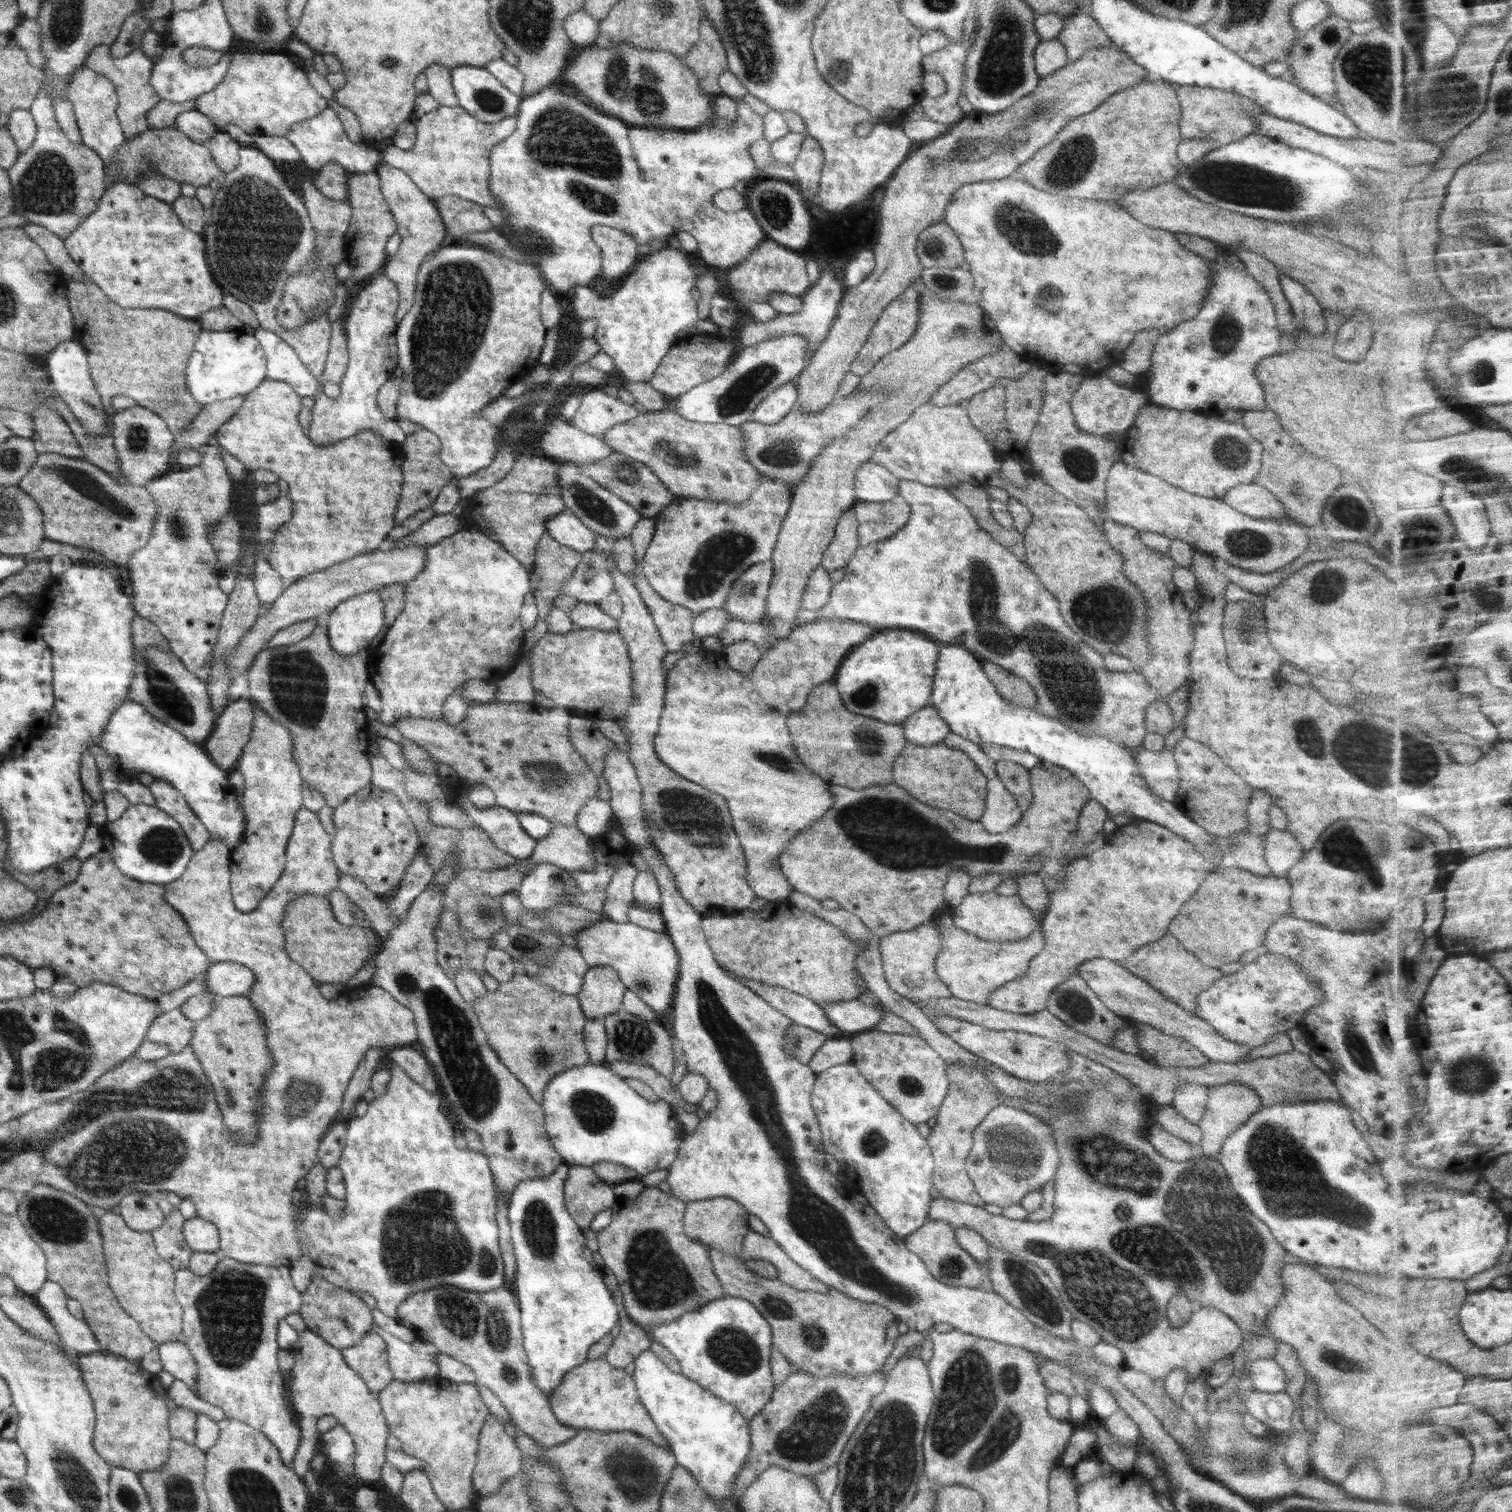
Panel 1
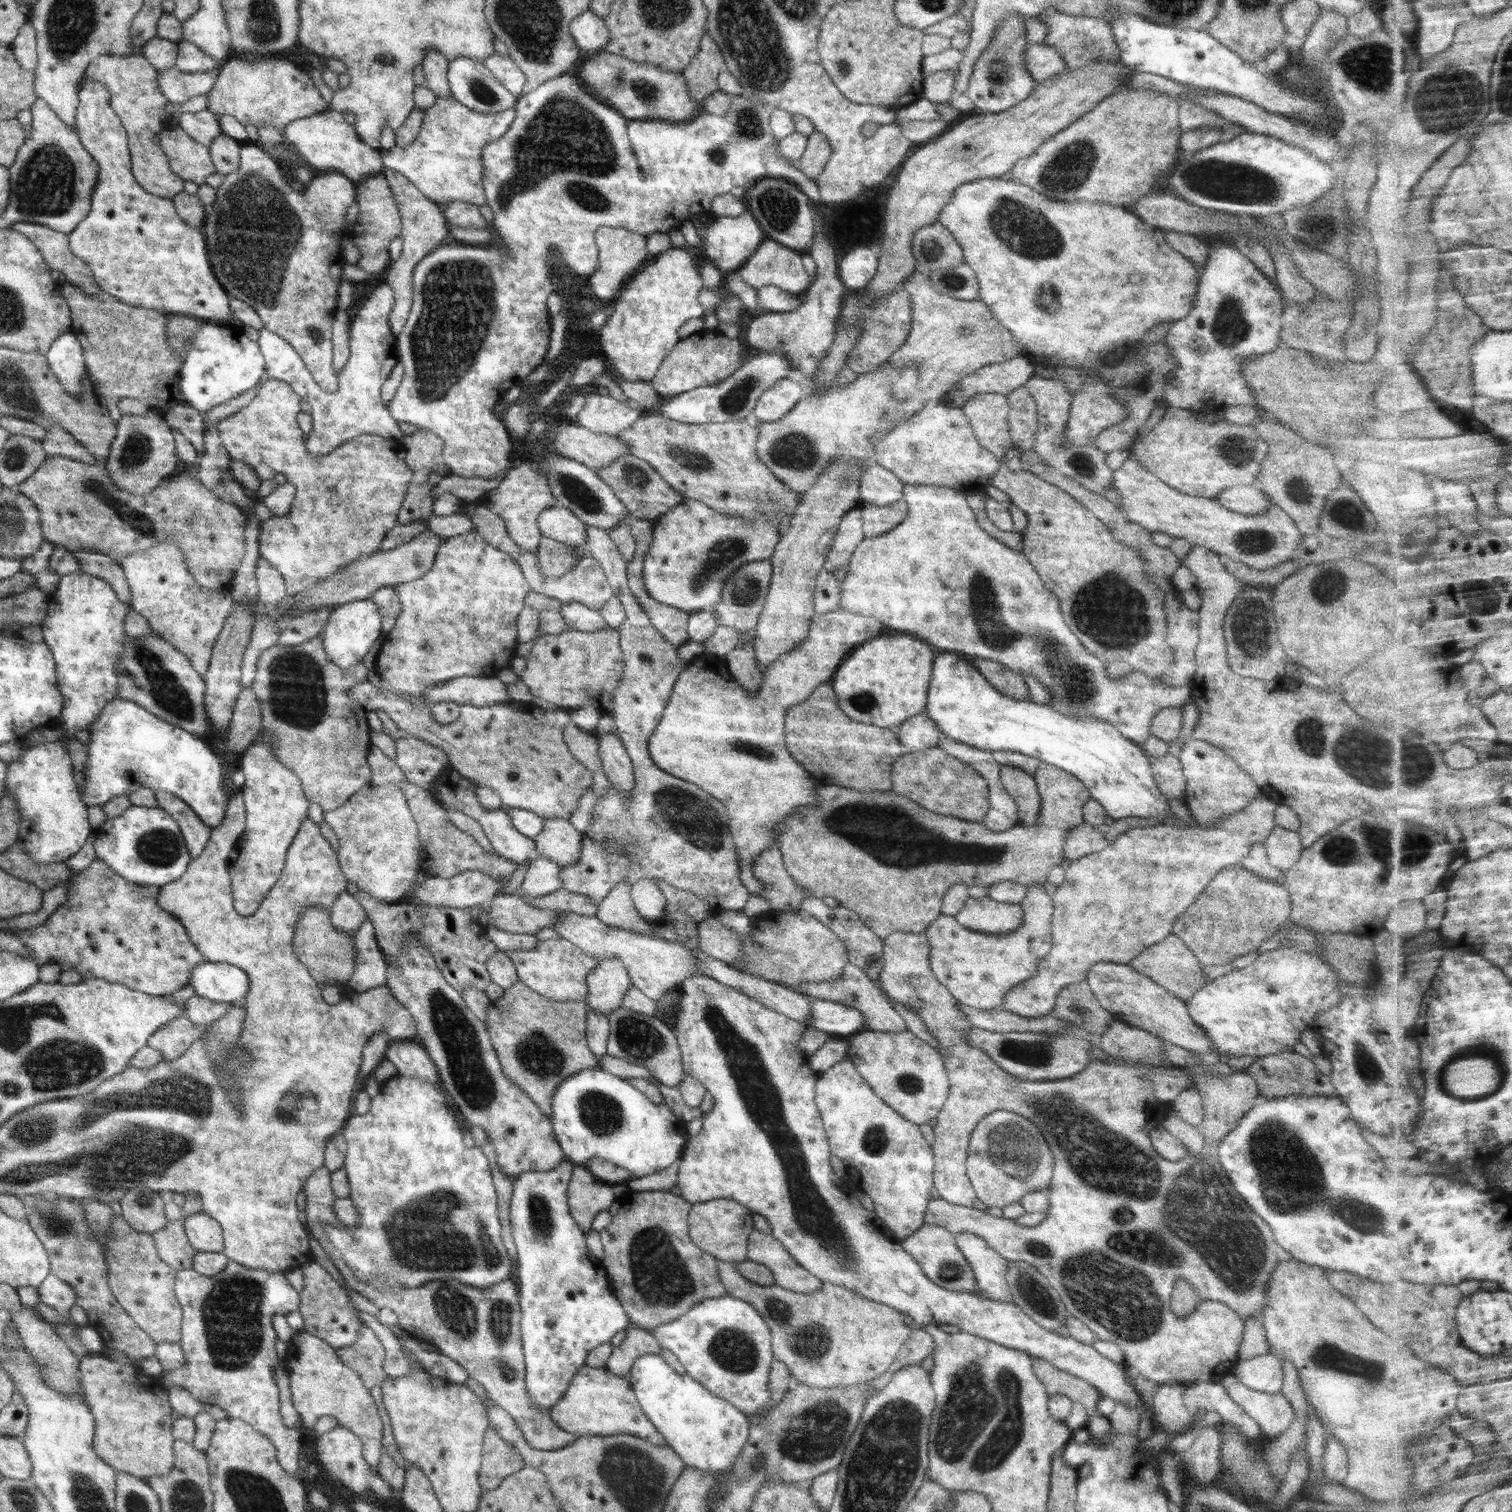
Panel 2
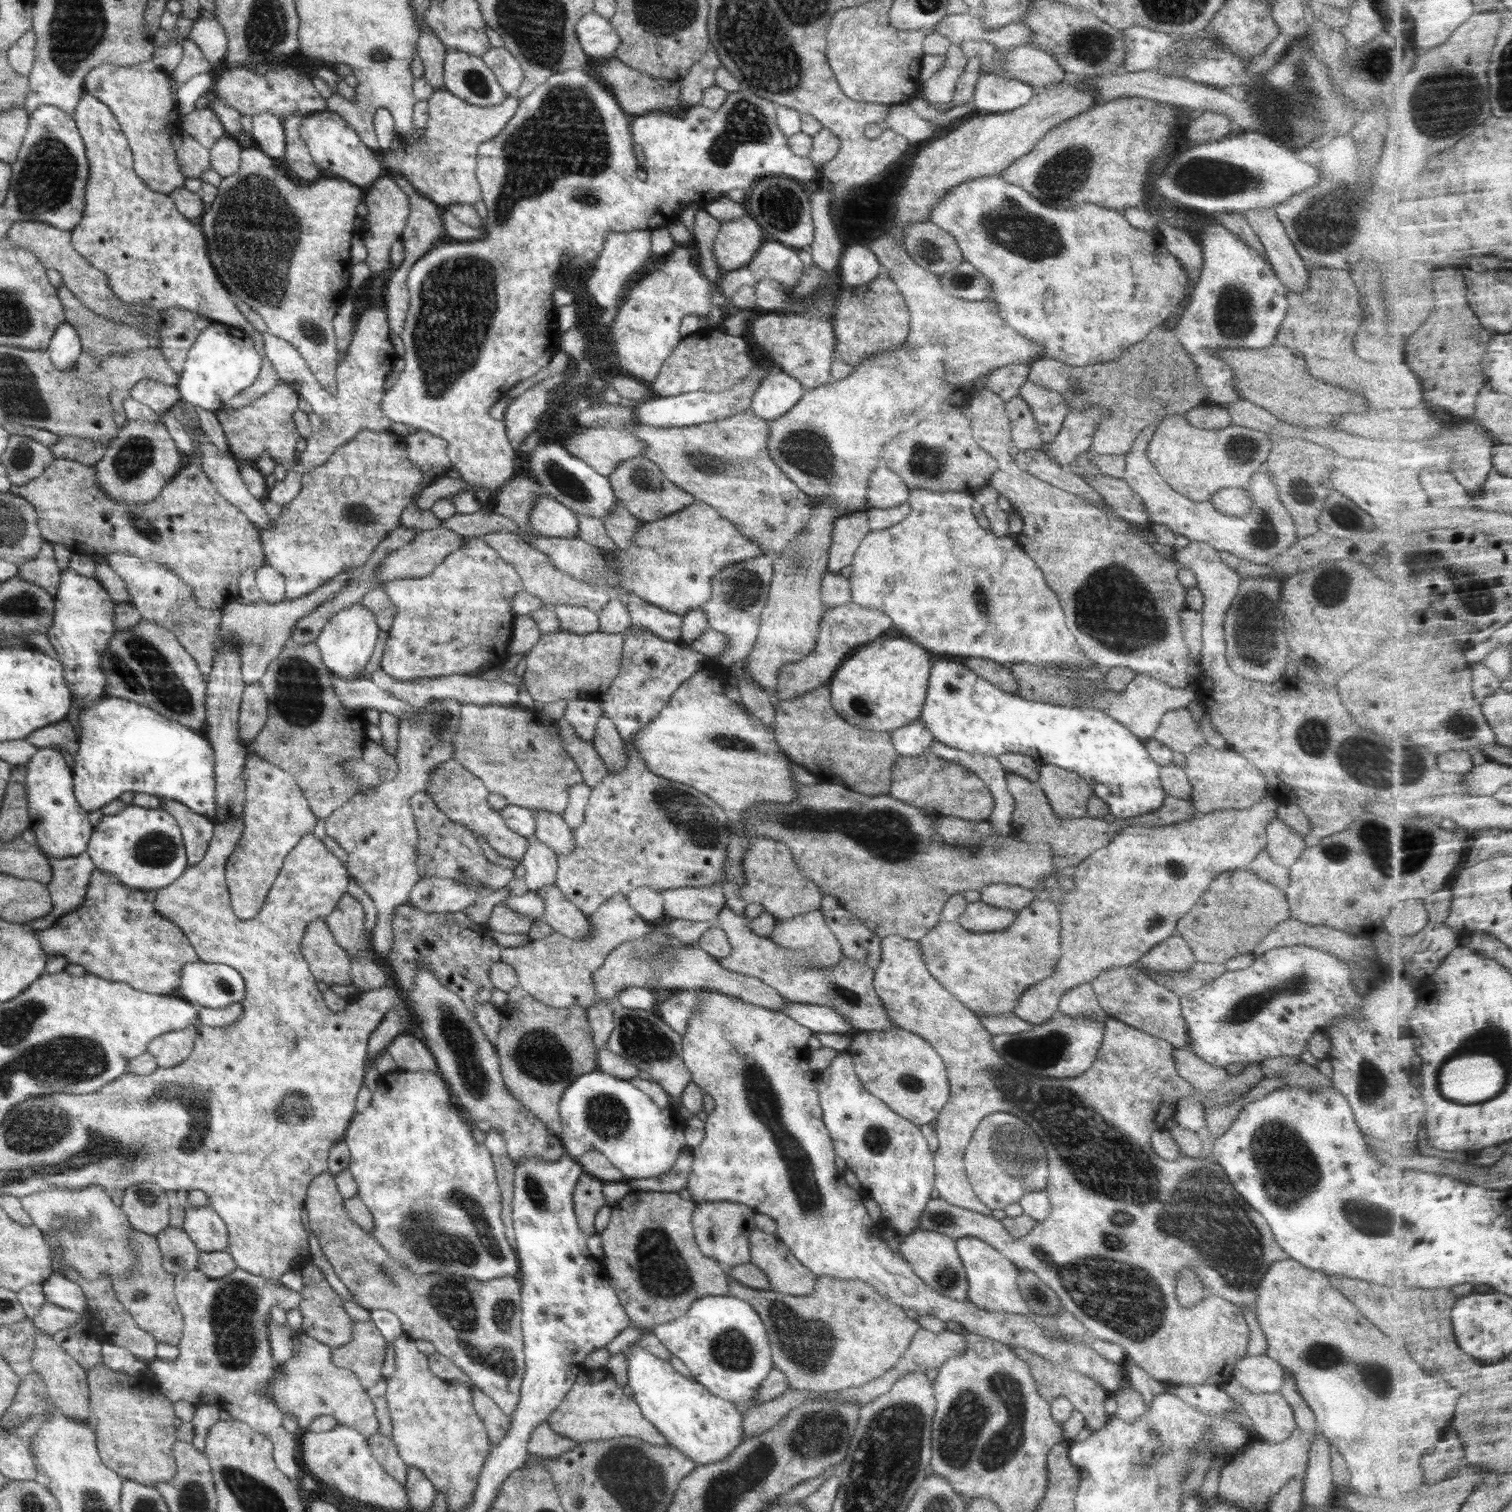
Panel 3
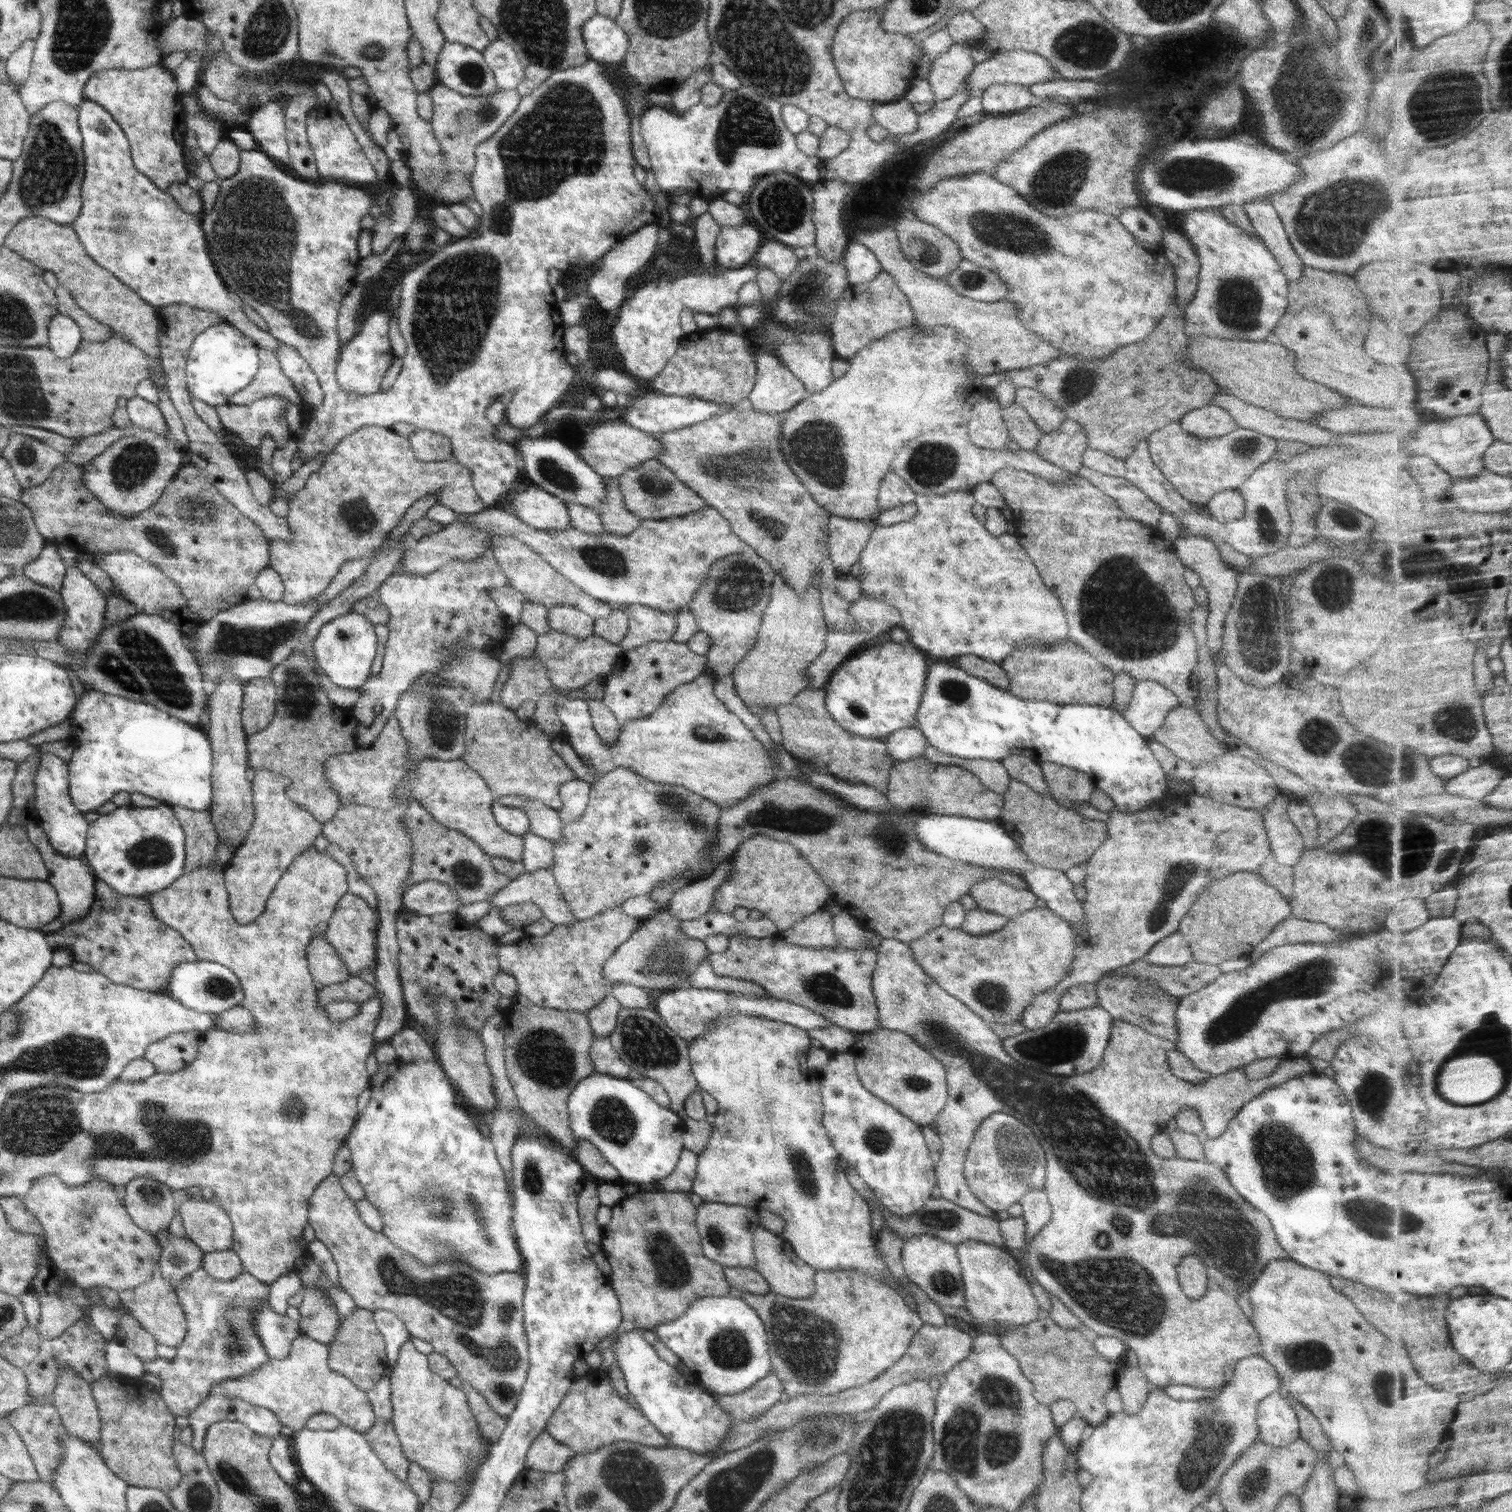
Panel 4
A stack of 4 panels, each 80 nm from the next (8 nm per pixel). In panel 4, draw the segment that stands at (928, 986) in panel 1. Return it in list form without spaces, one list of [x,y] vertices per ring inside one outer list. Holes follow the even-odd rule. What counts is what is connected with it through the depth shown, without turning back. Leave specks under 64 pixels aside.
[[[895,938],[881,939],[871,981],[879,1026],[912,1037],[938,1060],[946,1070],[948,1089],[948,1101],[932,1122],[942,1146],[941,1160],[935,1166],[941,1198],[931,1196],[909,1217],[897,1217],[876,1198],[851,1166],[846,1170],[848,1184],[870,1206],[880,1209],[885,1226],[904,1241],[911,1236],[931,1234],[954,1245],[978,1240],[1006,1249],[1022,1266],[1026,1265],[1032,1271],[1040,1286],[1049,1294],[1058,1296],[1066,1308],[1097,1336],[1119,1338],[1128,1349],[1134,1350],[1139,1367],[1153,1387],[1163,1389],[1168,1385],[1184,1385],[1220,1389],[1233,1377],[1239,1360],[1260,1353],[1258,1333],[1236,1303],[1236,1298],[1248,1290],[1252,1280],[1271,1260],[1288,1259],[1288,1253],[1276,1240],[1271,1220],[1240,1198],[1222,1170],[1206,1160],[1186,1160],[1178,1156],[1160,1158],[1151,1149],[1151,1140],[1182,1109],[1194,1109],[1209,1133],[1220,1131],[1228,1126],[1244,1104],[1262,1094],[1262,1078],[1248,1079],[1244,1070],[1234,1069],[1199,1083],[1178,1079],[1170,1071],[1166,1057],[1168,1050],[1175,1050],[1175,1044],[1146,1033],[1134,1023],[1118,1019],[1113,1019],[1104,1057],[1092,1071],[1070,1077],[1040,1072],[1014,1062],[1004,1052],[1002,1039],[990,1025],[924,972],[912,957],[908,943]],[[992,1113],[1015,1116],[1031,1129],[1046,1152],[1043,1189],[1051,1204],[1052,1218],[1021,1248],[1009,1248],[1005,1244],[998,1220],[991,1217],[995,1211],[972,1194],[964,1177],[964,1160],[974,1131]],[[1188,1253],[1198,1255],[1208,1270],[1209,1279],[1214,1278],[1219,1284],[1215,1290],[1208,1289],[1197,1299],[1189,1299],[1184,1294],[1177,1277],[1178,1265]]]

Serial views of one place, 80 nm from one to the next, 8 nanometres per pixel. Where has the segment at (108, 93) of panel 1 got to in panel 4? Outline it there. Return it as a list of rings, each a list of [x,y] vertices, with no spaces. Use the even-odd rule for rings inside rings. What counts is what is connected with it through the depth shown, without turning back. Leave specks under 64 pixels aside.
[[[84,100],[78,106],[78,124],[82,134],[85,177],[81,184],[80,216],[72,224],[78,240],[86,252],[103,269],[109,270],[119,281],[129,286],[143,301],[154,308],[171,304],[185,304],[205,311],[217,312],[224,321],[249,336],[257,347],[276,351],[281,343],[269,331],[260,330],[249,321],[243,311],[243,302],[233,296],[222,282],[219,272],[210,260],[210,251],[199,217],[186,214],[167,191],[159,189],[135,166],[131,157],[129,141],[120,125],[101,105]]]

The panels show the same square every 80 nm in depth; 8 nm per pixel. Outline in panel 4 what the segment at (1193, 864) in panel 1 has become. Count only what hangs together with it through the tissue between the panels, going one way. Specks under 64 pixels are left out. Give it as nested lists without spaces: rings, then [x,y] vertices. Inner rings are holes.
[[[1168,792],[1156,803],[1131,813],[1114,809],[1105,823],[1108,837],[1086,863],[1086,899],[1079,900],[1085,920],[1079,924],[1070,924],[1077,950],[1069,975],[1053,988],[1047,988],[1045,992],[1038,994],[1033,1004],[1026,1007],[1021,1023],[1028,1030],[1044,1028],[1052,1022],[1054,1015],[1060,1011],[1061,994],[1070,986],[1080,983],[1096,984],[1108,972],[1144,959],[1159,940],[1179,930],[1182,916],[1194,904],[1192,900],[1198,900],[1198,894],[1203,893],[1214,880],[1240,870],[1256,873],[1271,855],[1271,844],[1260,810],[1216,802],[1213,798],[1203,797],[1196,792],[1185,797]]]

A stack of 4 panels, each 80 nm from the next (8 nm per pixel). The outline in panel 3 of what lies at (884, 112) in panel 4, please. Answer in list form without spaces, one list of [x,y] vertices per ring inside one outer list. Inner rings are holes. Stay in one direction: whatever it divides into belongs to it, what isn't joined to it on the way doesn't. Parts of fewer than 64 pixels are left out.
[[[910,103],[893,104],[883,124],[884,128],[893,130],[910,143],[930,139],[938,127],[935,123],[919,118]]]

